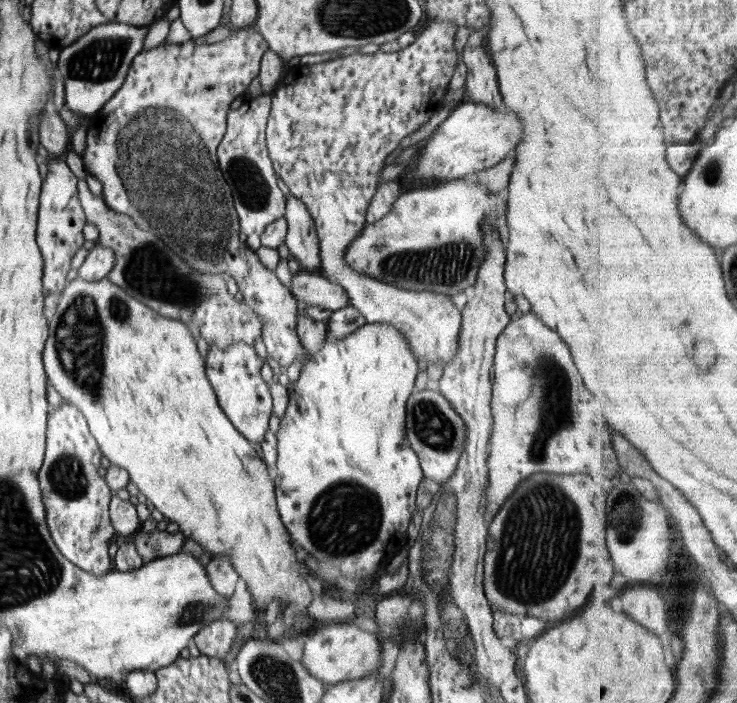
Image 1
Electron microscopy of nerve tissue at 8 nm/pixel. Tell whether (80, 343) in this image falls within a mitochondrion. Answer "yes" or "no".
yes

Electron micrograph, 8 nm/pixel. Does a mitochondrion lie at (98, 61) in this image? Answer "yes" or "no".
yes

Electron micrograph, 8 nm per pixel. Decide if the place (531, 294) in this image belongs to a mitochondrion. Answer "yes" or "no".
no

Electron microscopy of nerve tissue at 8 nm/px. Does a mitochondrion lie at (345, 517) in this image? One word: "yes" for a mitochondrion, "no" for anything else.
yes

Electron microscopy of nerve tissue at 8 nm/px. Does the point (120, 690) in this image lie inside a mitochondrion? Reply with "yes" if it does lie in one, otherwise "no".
no

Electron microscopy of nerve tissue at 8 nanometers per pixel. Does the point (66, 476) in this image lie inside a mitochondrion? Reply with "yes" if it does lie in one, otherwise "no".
yes

